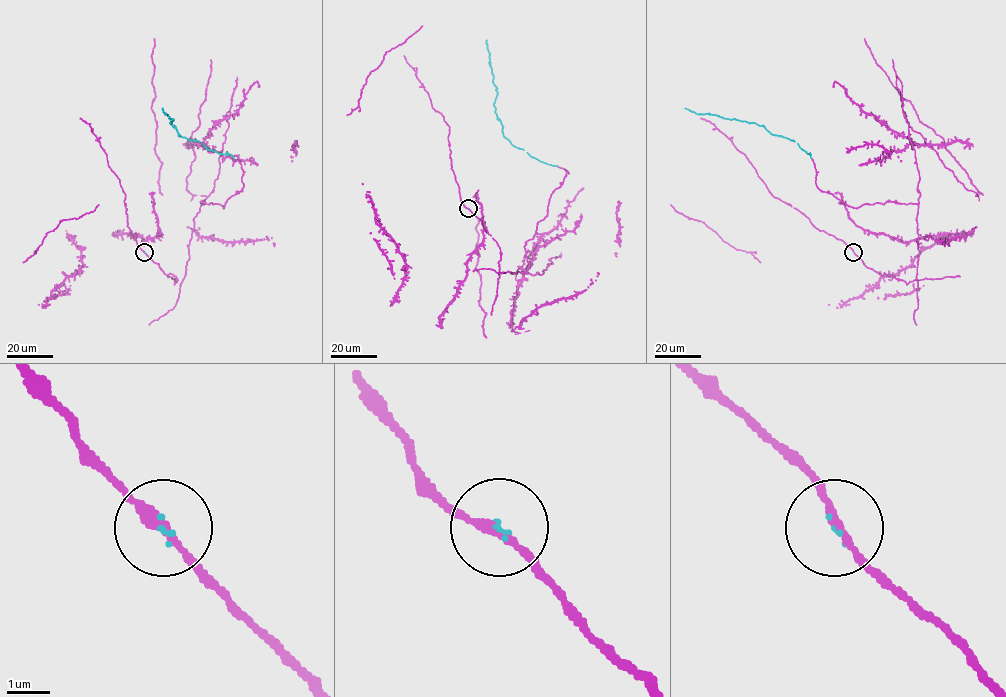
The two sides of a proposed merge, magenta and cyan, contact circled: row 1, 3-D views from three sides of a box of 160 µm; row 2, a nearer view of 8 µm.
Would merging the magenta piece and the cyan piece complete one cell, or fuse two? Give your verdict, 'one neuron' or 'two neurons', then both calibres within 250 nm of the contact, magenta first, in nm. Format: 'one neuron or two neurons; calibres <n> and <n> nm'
one neuron; calibres 200 and 60 nm

